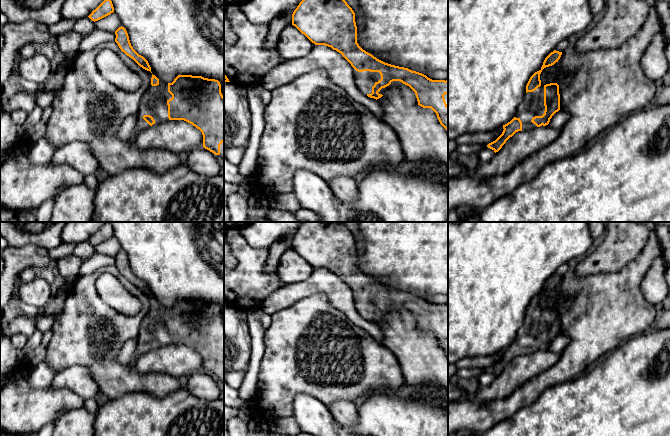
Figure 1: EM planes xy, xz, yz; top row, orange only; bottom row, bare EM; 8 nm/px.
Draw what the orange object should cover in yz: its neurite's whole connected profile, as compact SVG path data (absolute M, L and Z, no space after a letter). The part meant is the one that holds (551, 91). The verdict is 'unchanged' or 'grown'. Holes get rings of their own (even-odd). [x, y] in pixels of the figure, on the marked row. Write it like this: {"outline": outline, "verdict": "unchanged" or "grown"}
{"outline": "M554 50L544 60L541 69L535 72L526 85L526 95L520 103L515 117L503 125L502 134L487 145L495 153L506 141L518 131L527 131L549 124L552 116L560 110L559 85L541 84L540 74L546 67L554 65L560 59L562 52Z", "verdict": "grown"}

